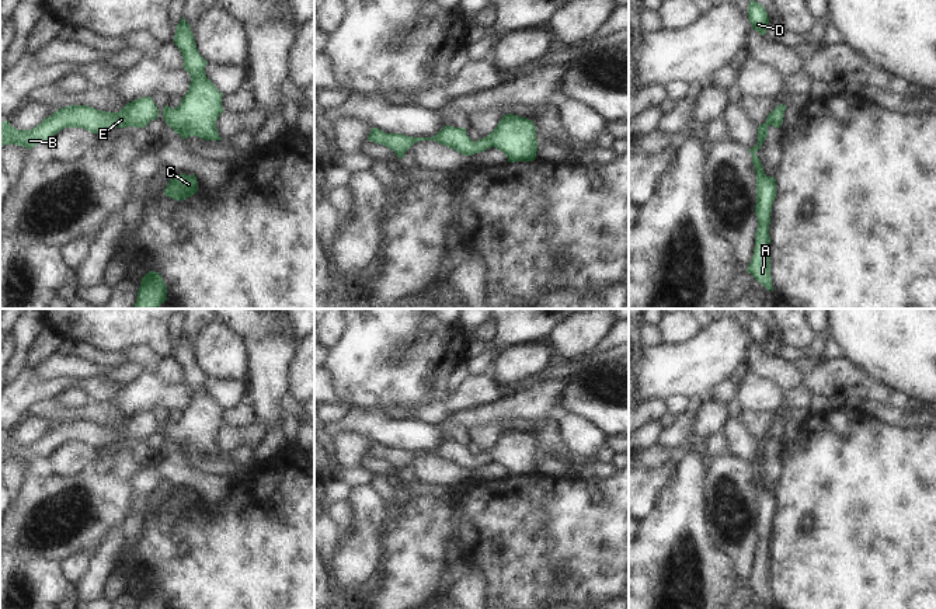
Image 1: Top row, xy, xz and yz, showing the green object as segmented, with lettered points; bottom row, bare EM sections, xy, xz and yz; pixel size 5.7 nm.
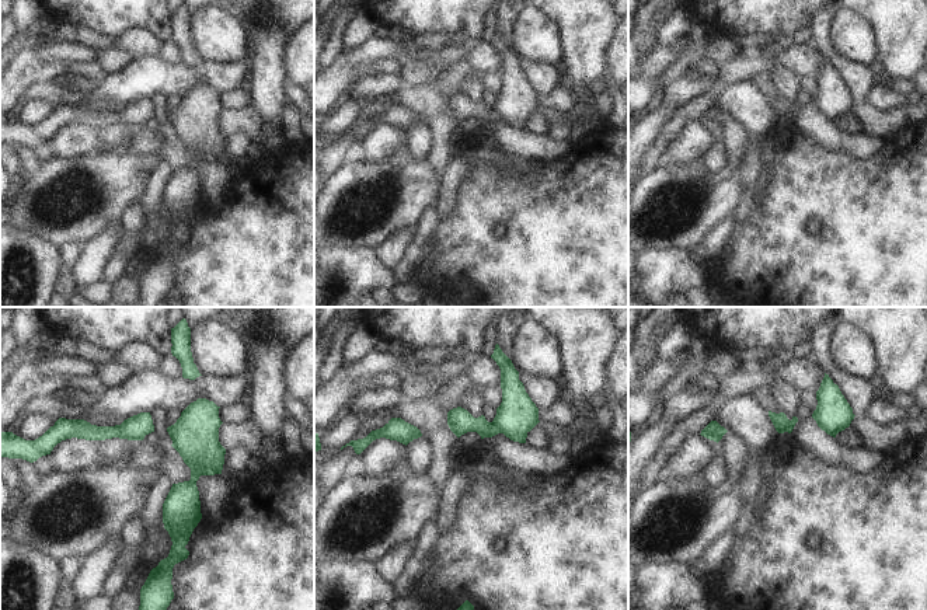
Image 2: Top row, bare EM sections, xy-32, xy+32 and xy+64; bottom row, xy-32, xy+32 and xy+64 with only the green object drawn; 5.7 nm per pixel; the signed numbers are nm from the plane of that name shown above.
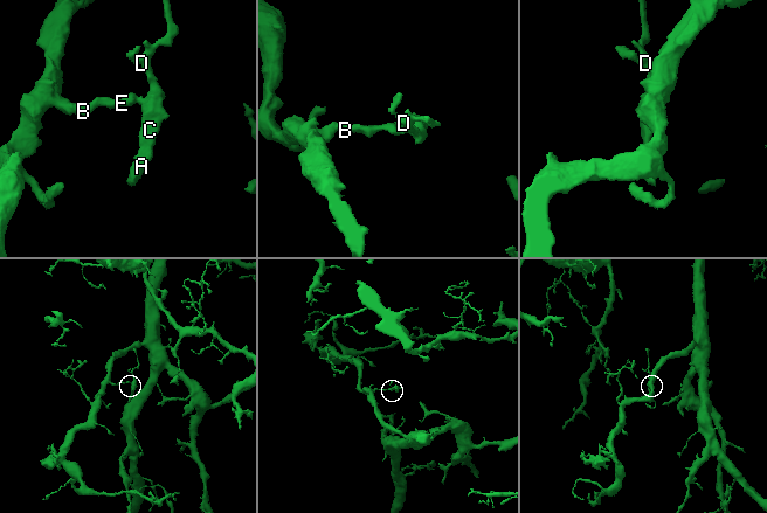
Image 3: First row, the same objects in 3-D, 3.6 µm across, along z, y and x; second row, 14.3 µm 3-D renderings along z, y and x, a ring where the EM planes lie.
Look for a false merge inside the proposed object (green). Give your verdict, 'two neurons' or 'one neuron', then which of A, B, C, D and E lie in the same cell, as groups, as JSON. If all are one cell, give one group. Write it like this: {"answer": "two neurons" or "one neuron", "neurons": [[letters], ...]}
{"answer": "one neuron", "neurons": [["A", "B", "C", "D", "E"]]}

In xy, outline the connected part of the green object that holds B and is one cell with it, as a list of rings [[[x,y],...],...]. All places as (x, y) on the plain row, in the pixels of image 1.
[[[152,411],[133,414],[119,427],[98,425],[88,420],[69,420],[59,422],[29,445],[18,445],[8,435],[0,435],[0,462],[11,457],[32,463],[41,456],[48,457],[65,442],[83,442],[91,448],[104,448],[111,442],[146,442],[157,431],[159,422]]]

